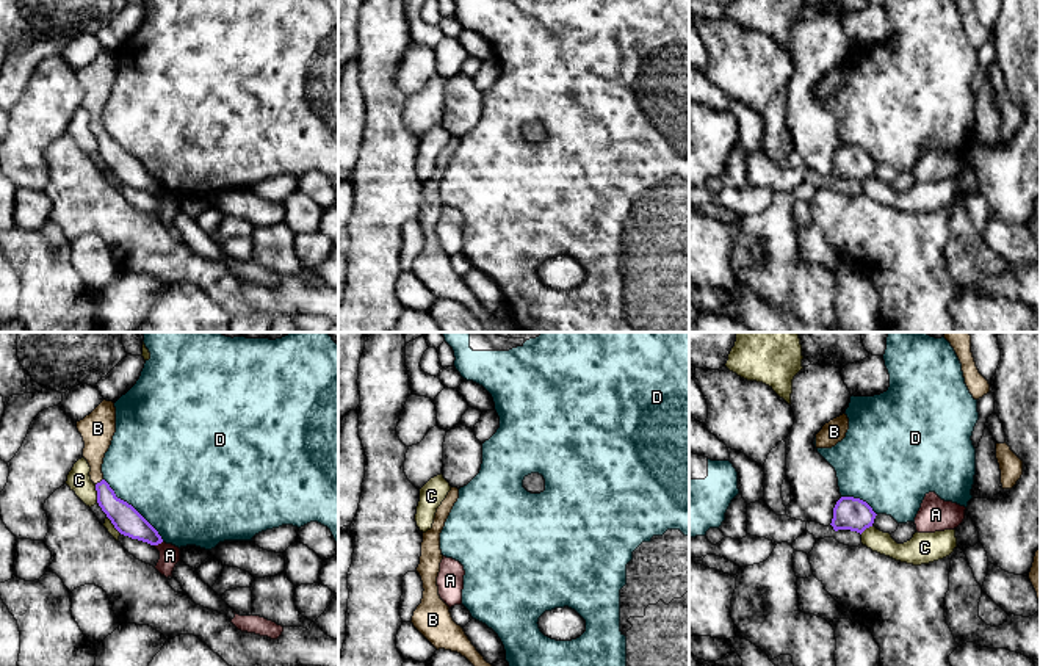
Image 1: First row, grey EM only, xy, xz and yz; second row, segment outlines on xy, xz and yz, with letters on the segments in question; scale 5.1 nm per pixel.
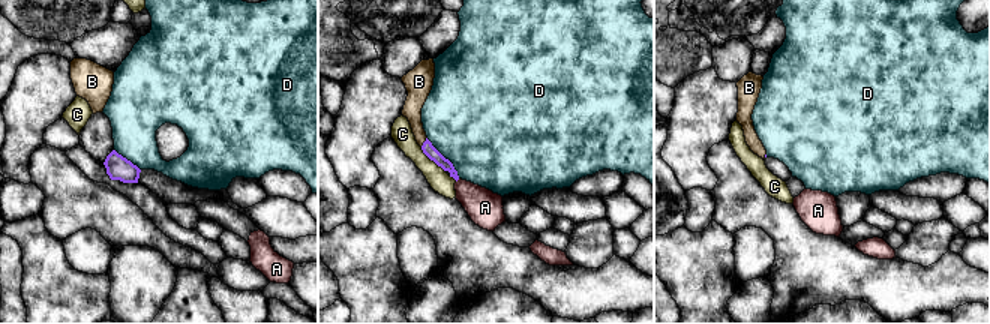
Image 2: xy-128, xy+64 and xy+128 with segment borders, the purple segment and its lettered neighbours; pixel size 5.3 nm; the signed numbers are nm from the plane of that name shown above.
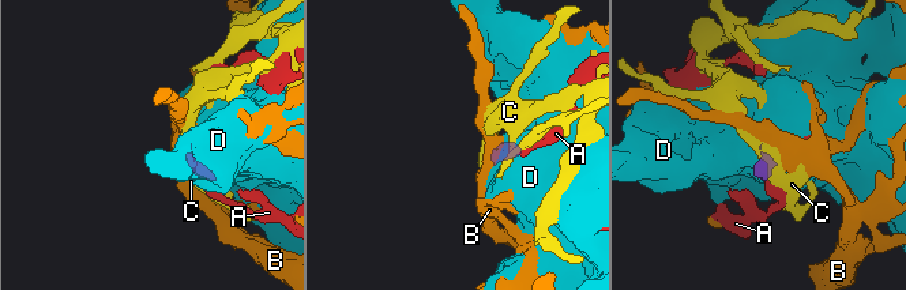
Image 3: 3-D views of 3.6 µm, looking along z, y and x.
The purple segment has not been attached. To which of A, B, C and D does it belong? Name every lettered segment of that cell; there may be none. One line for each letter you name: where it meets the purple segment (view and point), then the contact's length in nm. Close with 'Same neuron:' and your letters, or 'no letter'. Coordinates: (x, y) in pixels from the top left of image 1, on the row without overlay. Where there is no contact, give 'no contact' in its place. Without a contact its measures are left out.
B: xy (101, 130) | 50 nm
Same neuron: B

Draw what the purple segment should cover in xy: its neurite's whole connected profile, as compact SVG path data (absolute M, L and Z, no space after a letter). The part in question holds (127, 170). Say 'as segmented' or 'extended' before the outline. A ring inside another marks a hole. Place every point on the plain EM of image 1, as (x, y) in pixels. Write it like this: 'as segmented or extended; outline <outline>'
extended; outline M103 49L89 64L77 71L83 86L83 107L88 110L91 130L96 133L97 152L114 177L132 188L158 194L163 191L158 180L127 150L116 146L103 128L102 113L116 81L116 56Z

